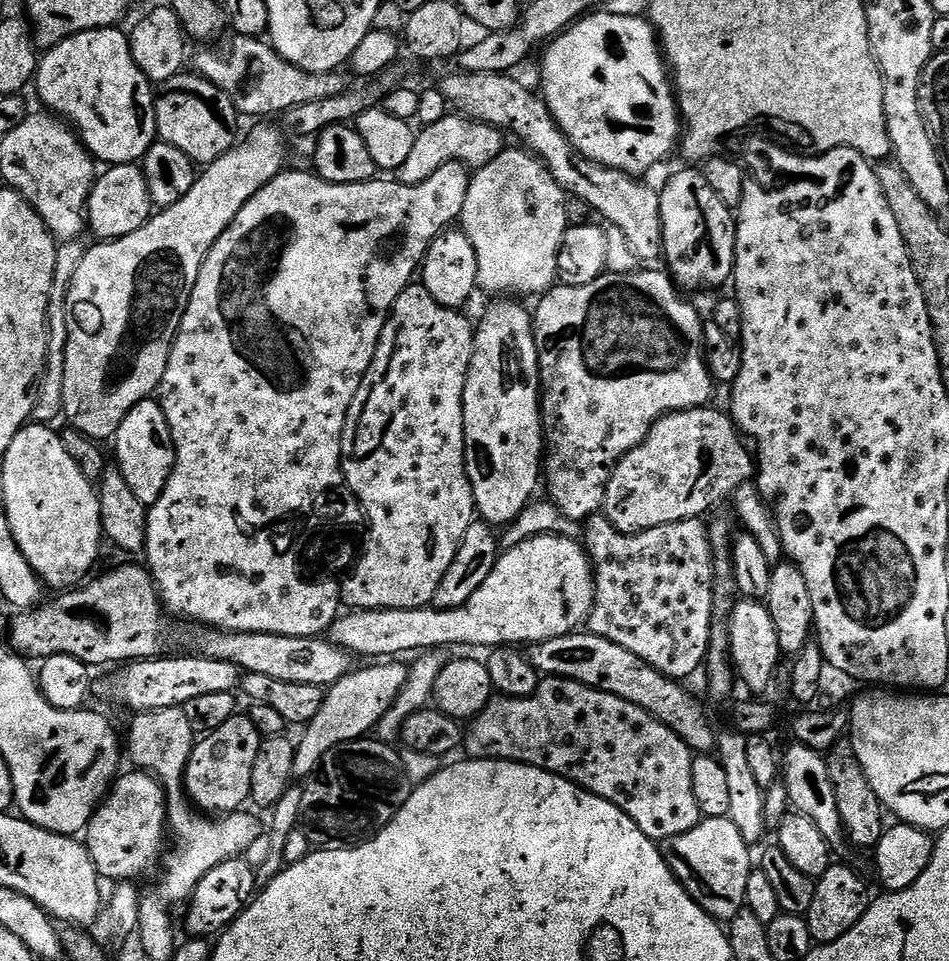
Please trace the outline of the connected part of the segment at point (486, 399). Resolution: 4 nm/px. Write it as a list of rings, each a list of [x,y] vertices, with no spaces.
[[[504,298],[501,304],[496,304],[484,317],[480,324],[475,325],[476,341],[474,342],[474,354],[470,362],[470,370],[466,378],[466,390],[464,391],[464,465],[468,468],[468,481],[472,483],[472,493],[476,499],[477,513],[487,523],[493,526],[508,526],[516,518],[537,494],[536,483],[542,480],[542,453],[545,451],[544,434],[542,431],[542,417],[540,415],[540,363],[538,362],[538,350],[536,349],[536,334],[534,331],[534,316],[520,303],[512,298]]]

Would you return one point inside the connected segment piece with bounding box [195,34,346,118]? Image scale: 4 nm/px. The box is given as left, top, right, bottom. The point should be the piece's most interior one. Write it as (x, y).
(260, 83)

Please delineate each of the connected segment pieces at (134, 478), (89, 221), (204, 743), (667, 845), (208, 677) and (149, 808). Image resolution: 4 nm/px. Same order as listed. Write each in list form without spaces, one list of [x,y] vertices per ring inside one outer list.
[[[155,399],[138,402],[138,406],[134,406],[130,414],[126,414],[126,418],[122,418],[122,426],[118,426],[114,437],[115,444],[114,464],[126,478],[126,486],[134,490],[134,495],[145,506],[158,502],[162,490],[166,490],[172,467],[176,464],[176,447],[170,434],[170,426],[166,422],[166,414]]]
[[[139,163],[114,164],[105,167],[96,177],[88,195],[86,224],[100,242],[126,238],[126,234],[134,234],[141,226],[151,220],[154,205],[150,198],[150,186],[144,177],[144,169]]]
[[[237,714],[218,730],[201,735],[195,741],[188,765],[184,767],[182,787],[191,803],[204,814],[232,814],[245,803],[249,803],[252,791],[250,778],[254,770],[254,758],[258,750],[262,732],[248,716]]]
[[[709,816],[701,819],[686,834],[663,841],[664,861],[677,880],[692,893],[694,902],[702,906],[716,920],[730,922],[746,907],[746,882],[754,867],[750,845],[738,834],[738,826],[727,816]]]
[[[172,654],[167,658],[134,660],[116,671],[120,670],[113,676],[102,677],[97,684],[95,681],[95,695],[97,692],[104,700],[117,700],[133,708],[131,711],[136,714],[161,712],[164,708],[183,708],[193,698],[202,698],[202,694],[235,693],[242,684],[242,669],[234,662],[195,654]]]
[[[125,771],[113,783],[86,829],[88,853],[97,873],[105,881],[108,879],[112,880],[111,882],[128,882],[136,878],[132,876],[142,875],[144,867],[154,863],[164,848],[164,832],[166,836],[168,828],[168,798],[165,785],[147,771],[131,771]]]

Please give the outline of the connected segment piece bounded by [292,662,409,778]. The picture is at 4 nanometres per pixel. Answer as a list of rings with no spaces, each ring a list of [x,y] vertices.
[[[372,662],[369,668],[357,667],[348,672],[324,693],[322,710],[303,729],[304,737],[296,744],[293,777],[307,778],[320,766],[320,761],[332,748],[351,740],[367,737],[380,719],[392,711],[392,704],[406,685],[409,665],[404,662]]]

